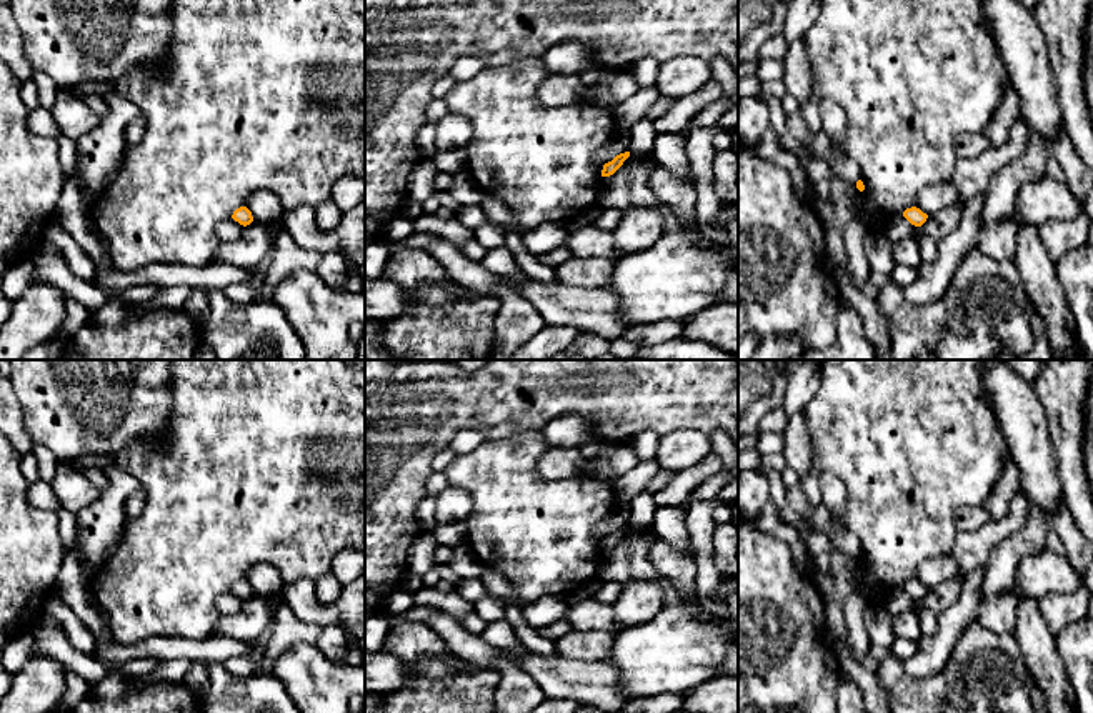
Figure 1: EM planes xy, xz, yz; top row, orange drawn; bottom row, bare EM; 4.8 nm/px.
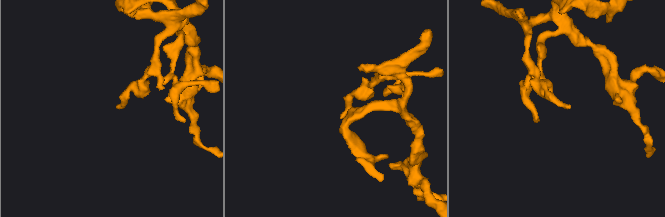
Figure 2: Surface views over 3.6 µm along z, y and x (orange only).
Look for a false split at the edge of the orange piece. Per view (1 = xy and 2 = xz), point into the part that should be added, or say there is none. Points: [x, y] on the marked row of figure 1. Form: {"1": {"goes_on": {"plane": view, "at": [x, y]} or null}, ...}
{"1": {"goes_on": null}, "2": {"goes_on": null}}

